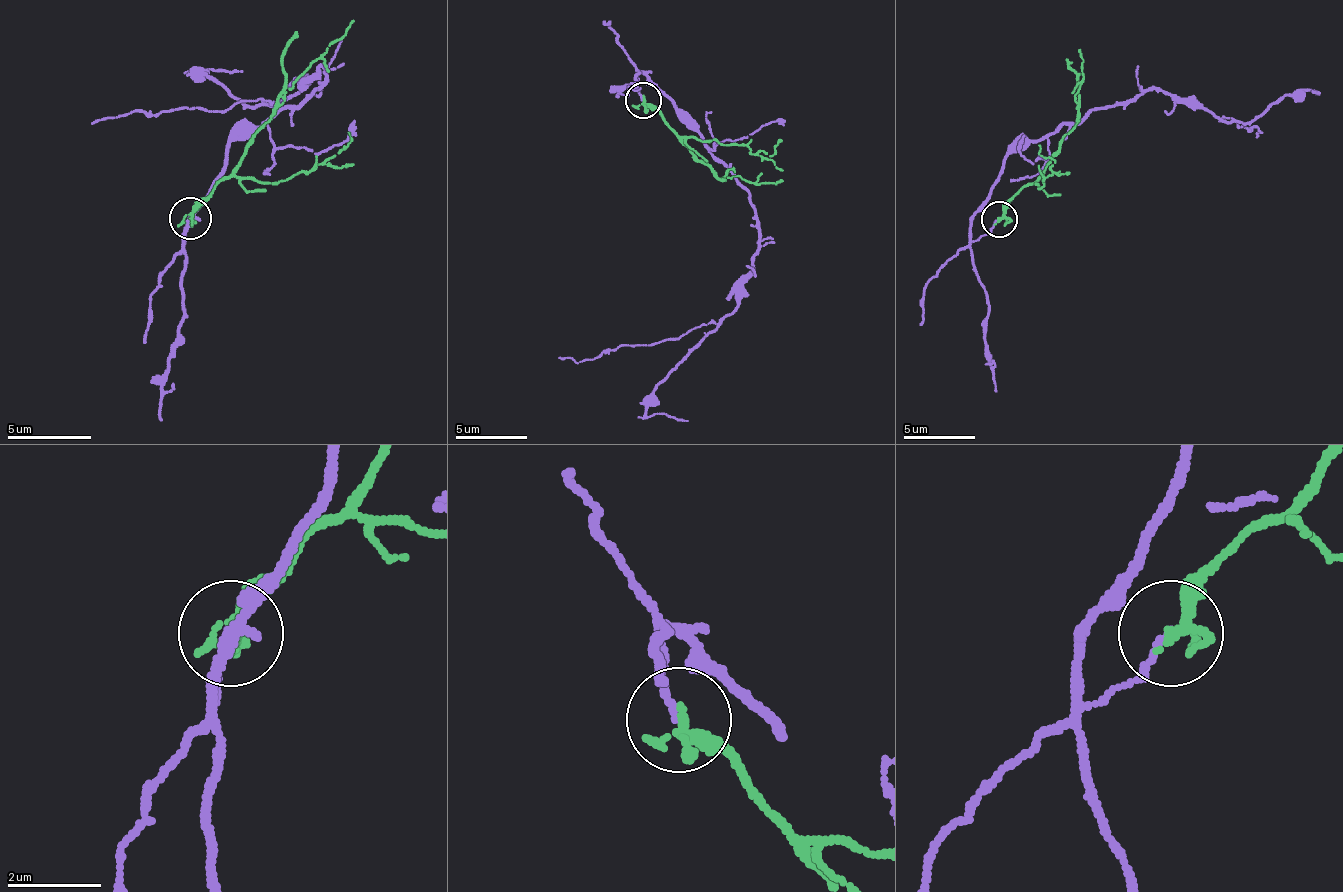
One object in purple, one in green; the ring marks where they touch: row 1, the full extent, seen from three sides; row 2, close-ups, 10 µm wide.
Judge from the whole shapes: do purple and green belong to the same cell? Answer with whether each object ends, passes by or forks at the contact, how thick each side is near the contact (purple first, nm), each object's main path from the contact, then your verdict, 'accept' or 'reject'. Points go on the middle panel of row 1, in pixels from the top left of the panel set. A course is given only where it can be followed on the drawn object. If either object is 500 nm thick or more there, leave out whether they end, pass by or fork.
purple ends; green forks; calibres 110 and 180 nm; course purple (644, 99), (640, 70), (748, 193), (755, 268), (744, 297), (716, 322), (672, 340), (557, 358); course green (644, 99), (719, 178), (784, 182); reject

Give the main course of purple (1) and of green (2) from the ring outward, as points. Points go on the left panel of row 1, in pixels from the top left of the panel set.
1: (191, 219), (182, 241), (229, 144), (296, 106), (326, 81), (321, 68), (275, 102), (90, 123)
2: (191, 219), (241, 161), (279, 102), (355, 22)

